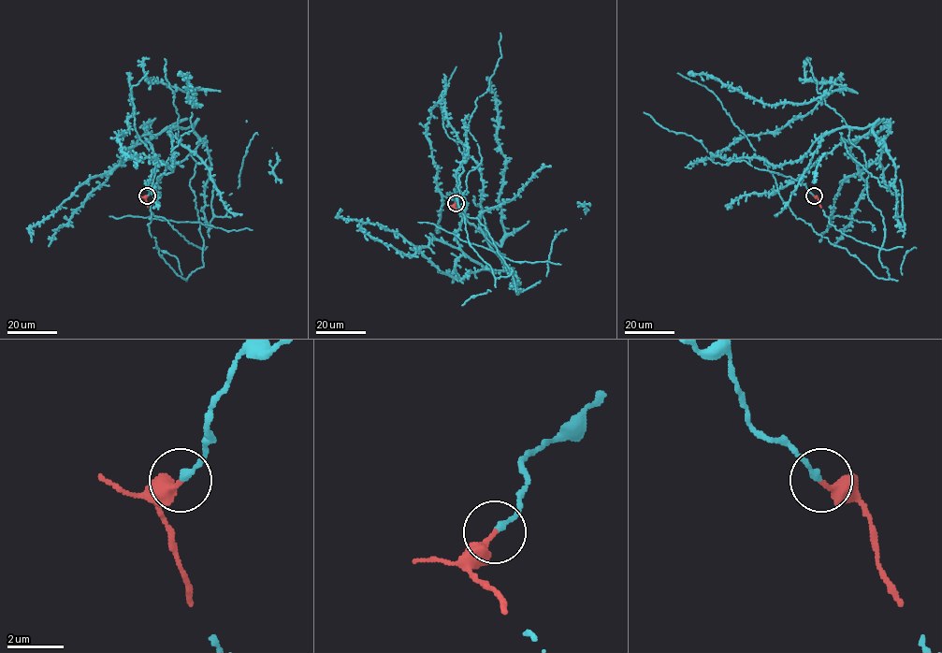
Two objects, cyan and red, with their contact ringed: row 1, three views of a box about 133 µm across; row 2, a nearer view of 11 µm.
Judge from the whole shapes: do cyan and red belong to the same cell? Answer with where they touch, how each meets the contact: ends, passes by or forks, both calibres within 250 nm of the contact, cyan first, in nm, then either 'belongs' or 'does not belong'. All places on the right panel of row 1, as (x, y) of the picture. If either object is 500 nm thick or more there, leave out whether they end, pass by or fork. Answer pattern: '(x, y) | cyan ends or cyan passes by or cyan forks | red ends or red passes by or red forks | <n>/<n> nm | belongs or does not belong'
(814, 195) | cyan ends | red ends | 220/260 nm | belongs

